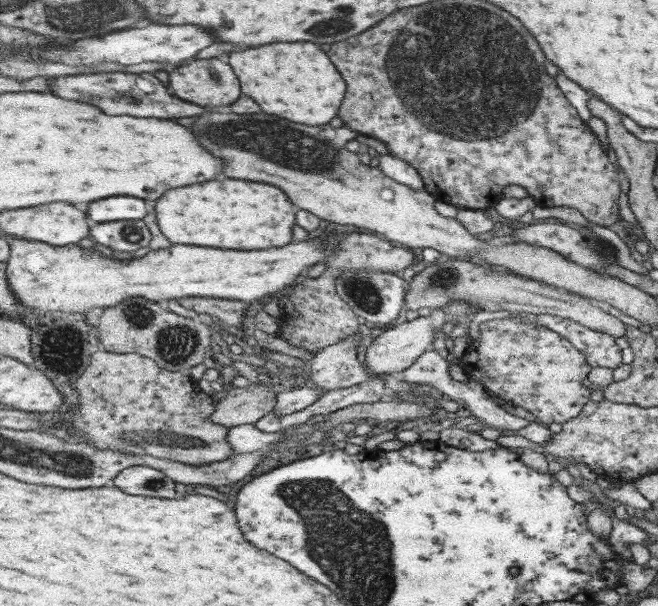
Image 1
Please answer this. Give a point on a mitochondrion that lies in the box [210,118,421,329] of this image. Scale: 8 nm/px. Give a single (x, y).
(362, 291)

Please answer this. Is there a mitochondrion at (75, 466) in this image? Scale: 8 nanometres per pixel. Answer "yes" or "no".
yes

